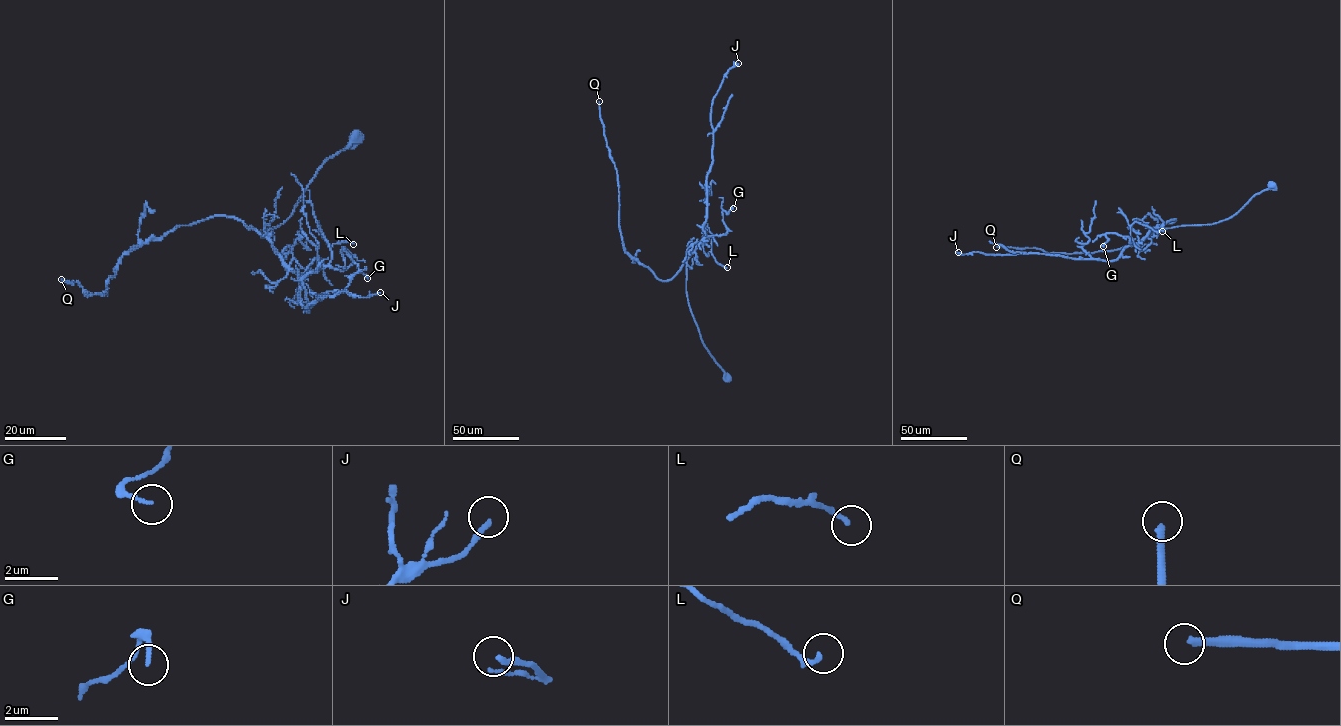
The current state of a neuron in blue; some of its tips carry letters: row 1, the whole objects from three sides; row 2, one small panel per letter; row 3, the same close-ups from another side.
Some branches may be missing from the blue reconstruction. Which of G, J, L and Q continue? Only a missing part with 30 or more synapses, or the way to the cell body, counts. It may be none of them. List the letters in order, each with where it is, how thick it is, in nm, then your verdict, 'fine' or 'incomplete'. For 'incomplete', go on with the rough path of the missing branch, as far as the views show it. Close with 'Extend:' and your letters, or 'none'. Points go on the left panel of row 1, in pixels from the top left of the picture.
G: place (367, 278); calibre 150 nm; fine
J: place (380, 292); calibre 200 nm; fine
L: place (353, 244); calibre 170 nm; fine
Q: place (61, 279); calibre 260 nm; incomplete; course (61, 279), (34, 254), (32, 261), (49, 274)
Extend: Q

